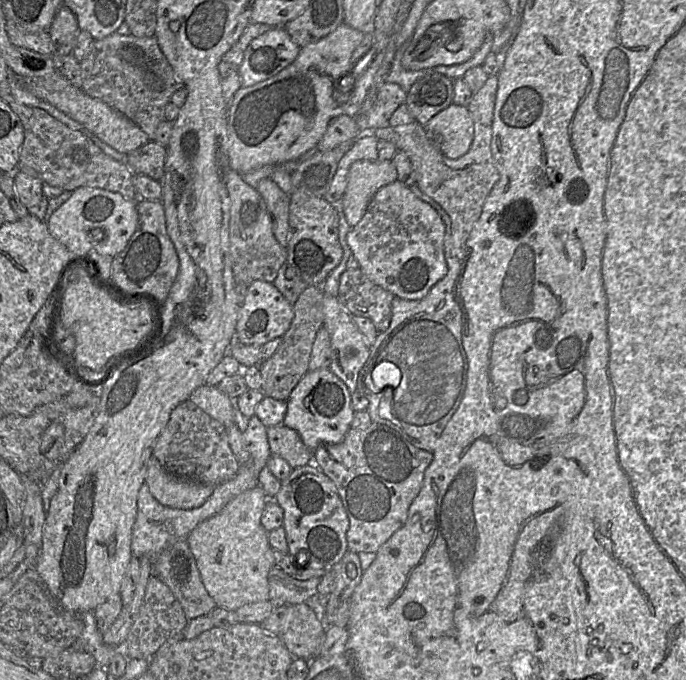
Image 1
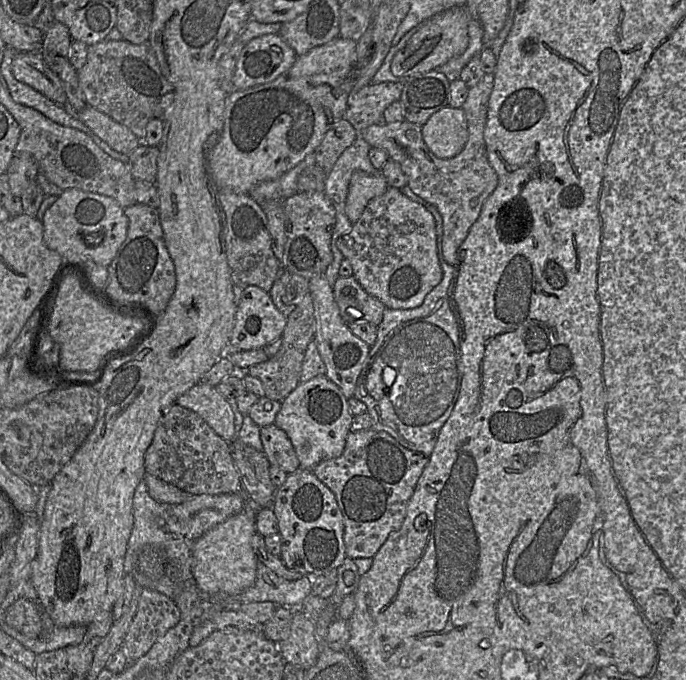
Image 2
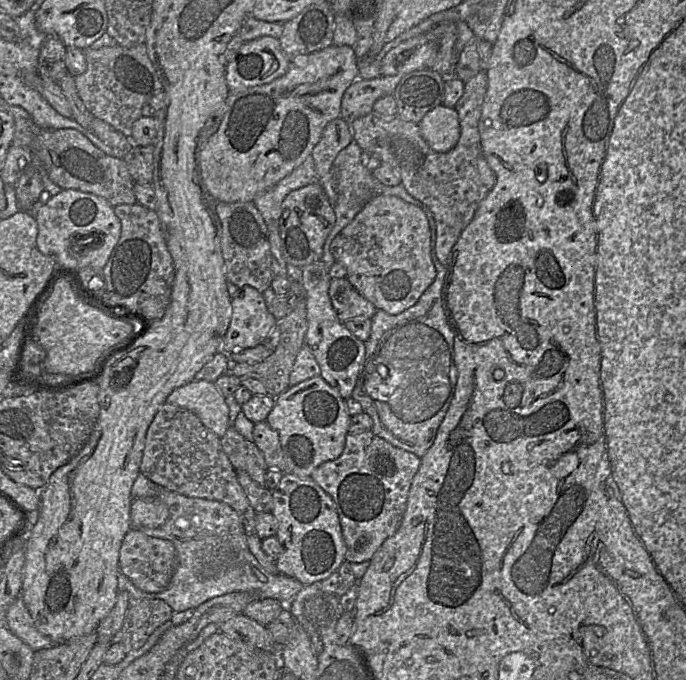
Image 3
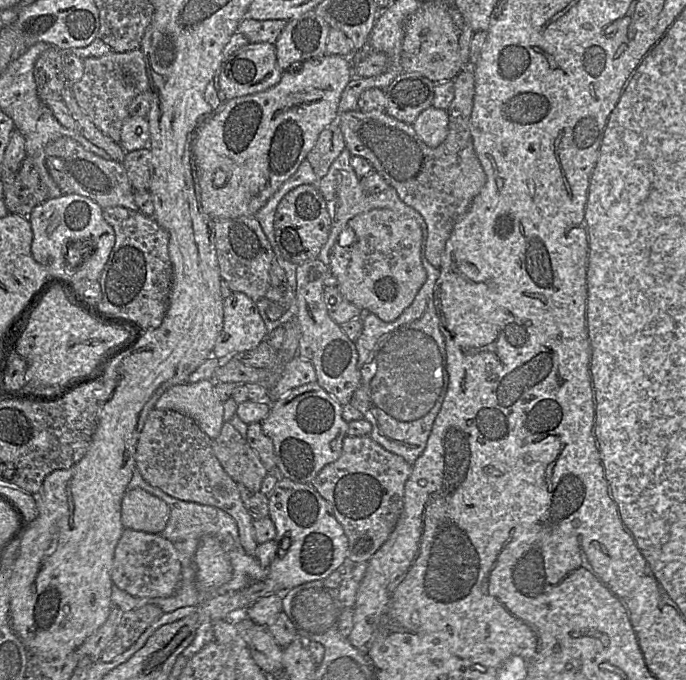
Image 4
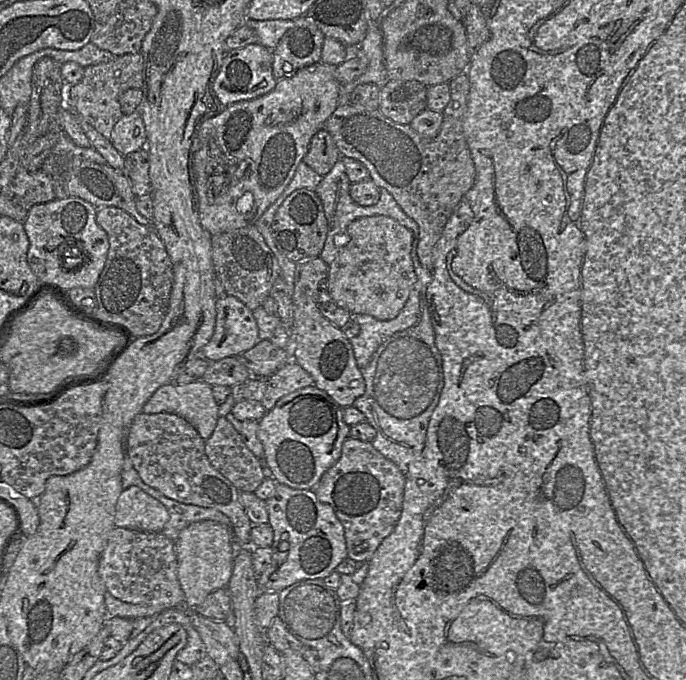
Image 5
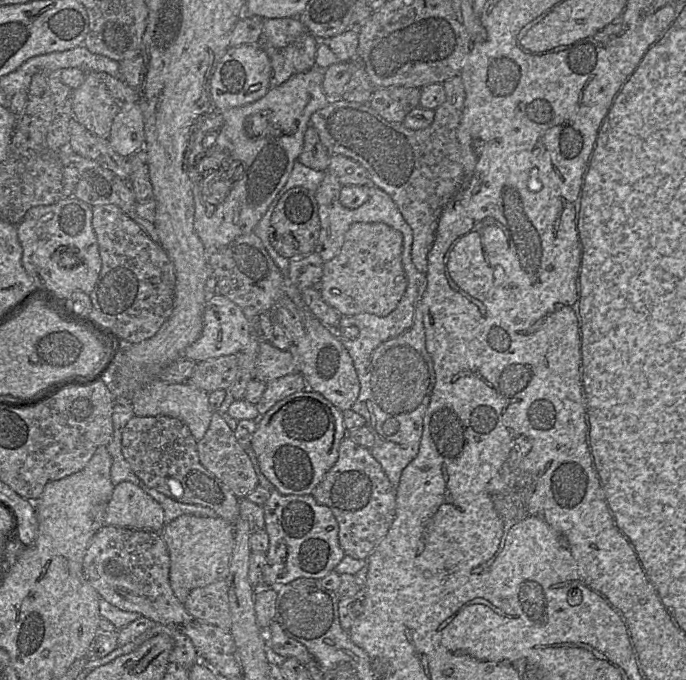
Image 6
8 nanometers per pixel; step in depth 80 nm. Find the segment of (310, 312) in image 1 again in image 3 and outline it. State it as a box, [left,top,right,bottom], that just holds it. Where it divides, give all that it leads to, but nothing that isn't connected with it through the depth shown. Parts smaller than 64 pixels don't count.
[228,299,308,398]

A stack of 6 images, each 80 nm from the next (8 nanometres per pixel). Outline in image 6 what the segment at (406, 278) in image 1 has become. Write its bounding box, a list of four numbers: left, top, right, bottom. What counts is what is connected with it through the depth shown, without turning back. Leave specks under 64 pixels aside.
[318,224,407,316]

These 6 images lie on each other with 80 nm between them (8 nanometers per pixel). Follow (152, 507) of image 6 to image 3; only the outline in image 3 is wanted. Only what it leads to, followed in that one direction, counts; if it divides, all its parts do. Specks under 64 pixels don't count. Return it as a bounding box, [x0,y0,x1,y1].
[130,497,169,528]

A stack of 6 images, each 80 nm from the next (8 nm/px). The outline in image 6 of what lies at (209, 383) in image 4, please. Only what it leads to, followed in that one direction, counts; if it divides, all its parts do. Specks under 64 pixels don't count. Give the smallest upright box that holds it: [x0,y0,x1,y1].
[131,378,213,442]

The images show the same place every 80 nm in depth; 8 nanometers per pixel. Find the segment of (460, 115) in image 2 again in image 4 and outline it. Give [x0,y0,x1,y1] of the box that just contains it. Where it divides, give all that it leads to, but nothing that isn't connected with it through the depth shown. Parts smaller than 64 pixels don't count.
[412,106,448,147]

